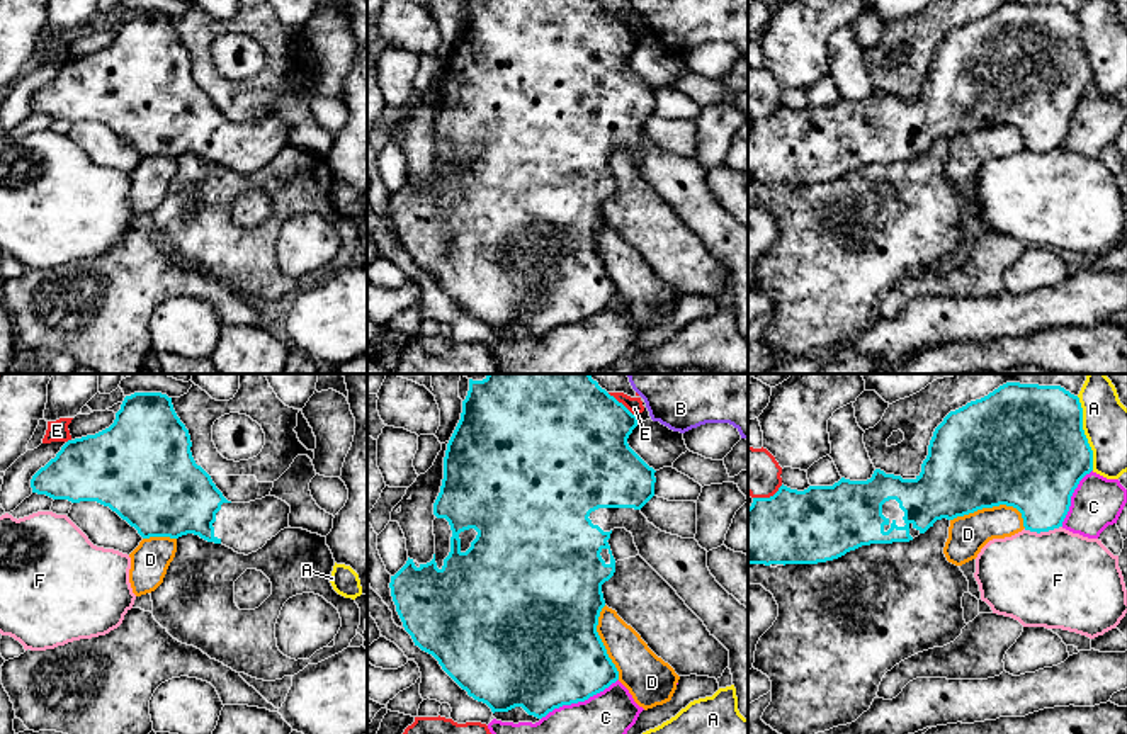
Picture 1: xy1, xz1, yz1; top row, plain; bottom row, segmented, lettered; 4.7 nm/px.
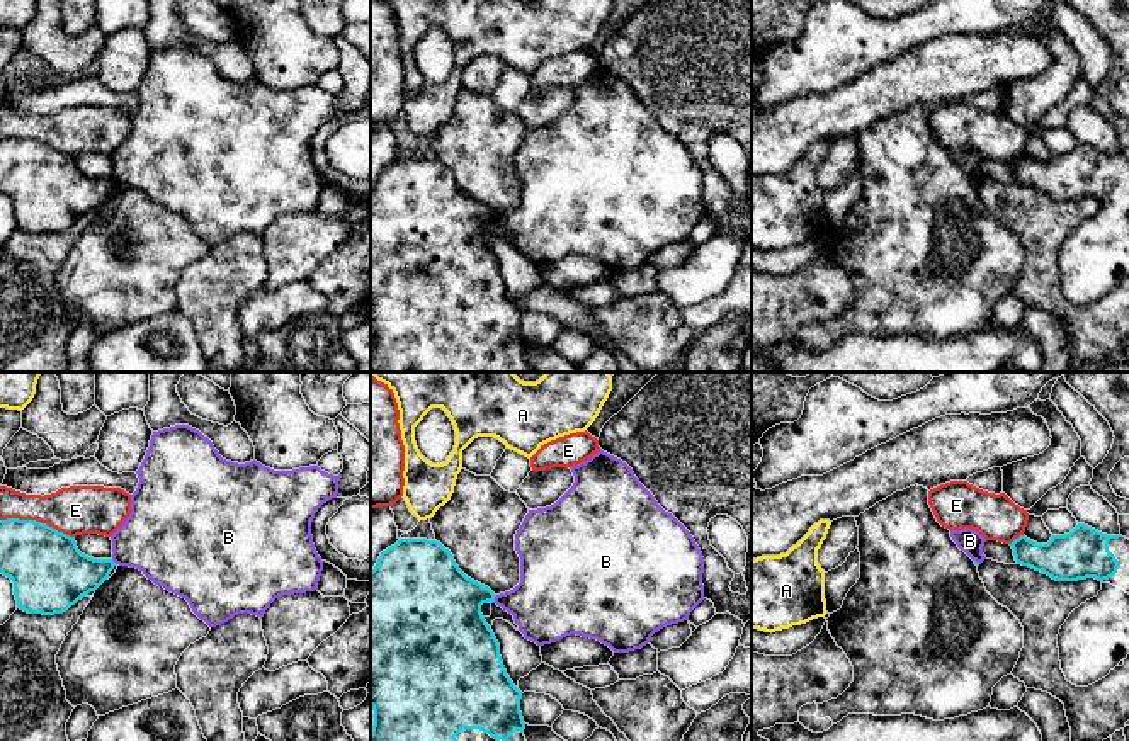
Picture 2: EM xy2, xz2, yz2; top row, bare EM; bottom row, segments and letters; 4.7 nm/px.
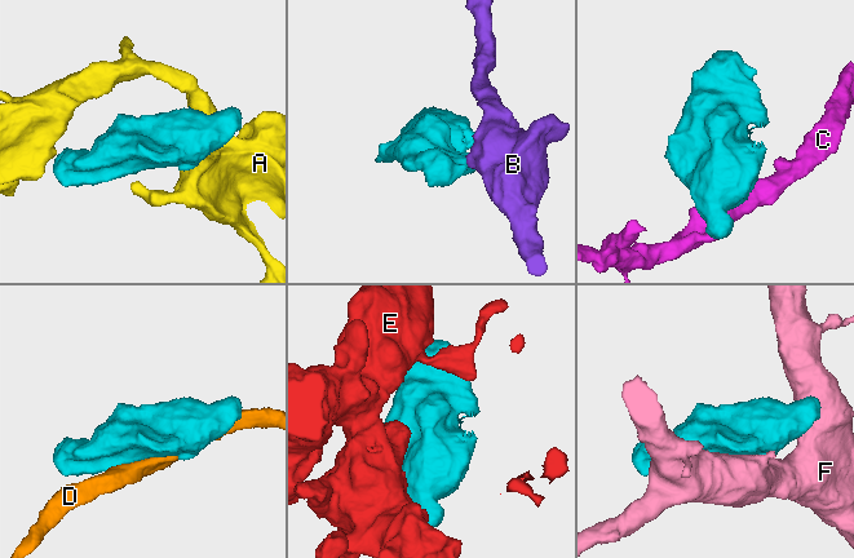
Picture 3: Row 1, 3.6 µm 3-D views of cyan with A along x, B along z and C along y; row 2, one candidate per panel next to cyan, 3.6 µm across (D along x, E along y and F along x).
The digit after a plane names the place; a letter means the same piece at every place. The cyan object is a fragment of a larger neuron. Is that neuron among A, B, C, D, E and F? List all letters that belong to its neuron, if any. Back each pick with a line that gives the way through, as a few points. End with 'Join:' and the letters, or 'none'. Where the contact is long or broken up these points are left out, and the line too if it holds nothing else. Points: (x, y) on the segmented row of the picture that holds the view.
Join: none

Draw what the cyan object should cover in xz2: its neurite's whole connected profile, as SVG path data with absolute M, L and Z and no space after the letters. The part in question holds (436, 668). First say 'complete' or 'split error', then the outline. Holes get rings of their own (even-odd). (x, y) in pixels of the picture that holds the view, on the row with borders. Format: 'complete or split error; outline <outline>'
split error; outline M400 539L381 552L371 571L371 741L525 741L522 692L500 656L500 644L481 605L495 593L468 578L454 556L437 540Z

